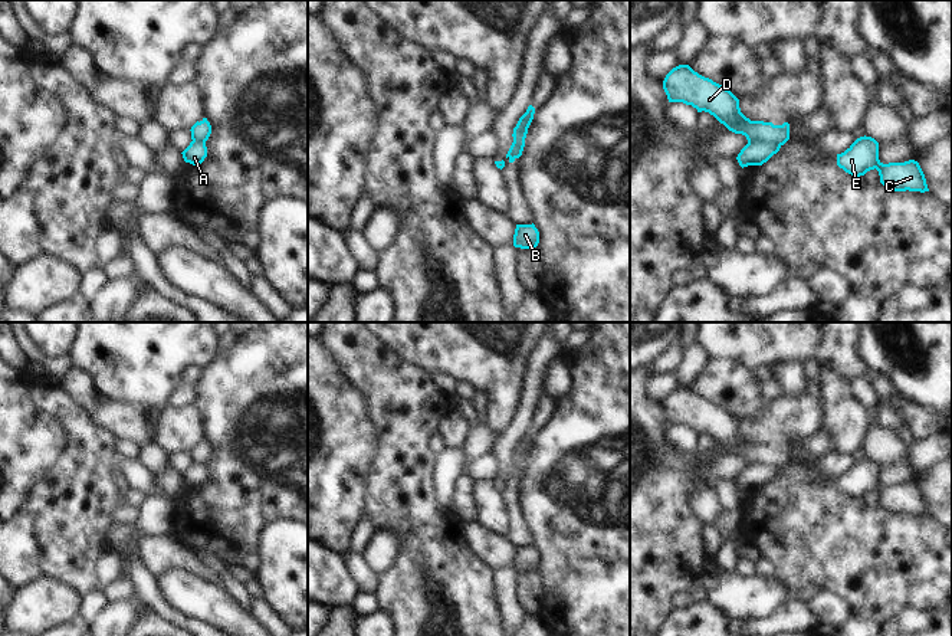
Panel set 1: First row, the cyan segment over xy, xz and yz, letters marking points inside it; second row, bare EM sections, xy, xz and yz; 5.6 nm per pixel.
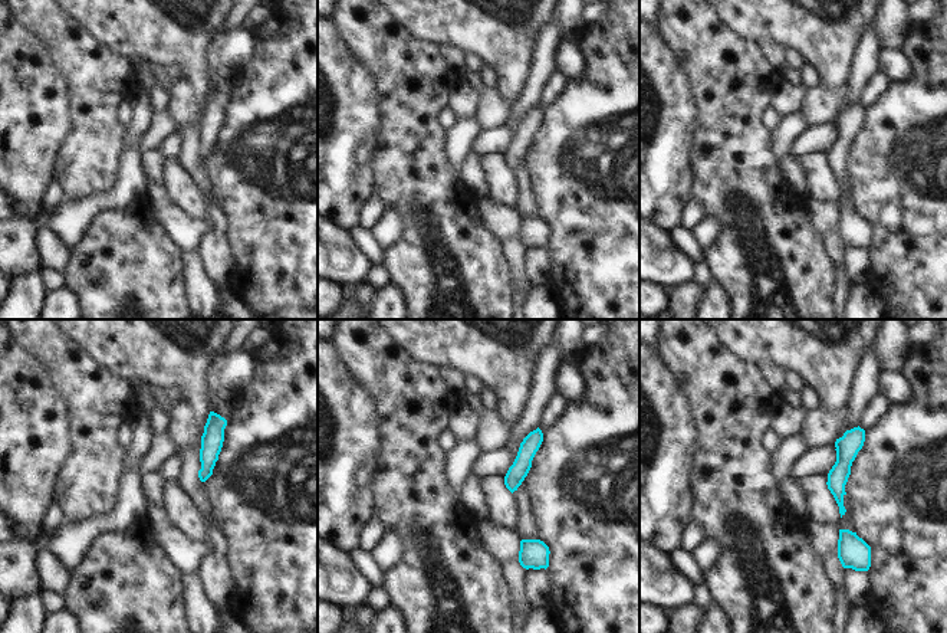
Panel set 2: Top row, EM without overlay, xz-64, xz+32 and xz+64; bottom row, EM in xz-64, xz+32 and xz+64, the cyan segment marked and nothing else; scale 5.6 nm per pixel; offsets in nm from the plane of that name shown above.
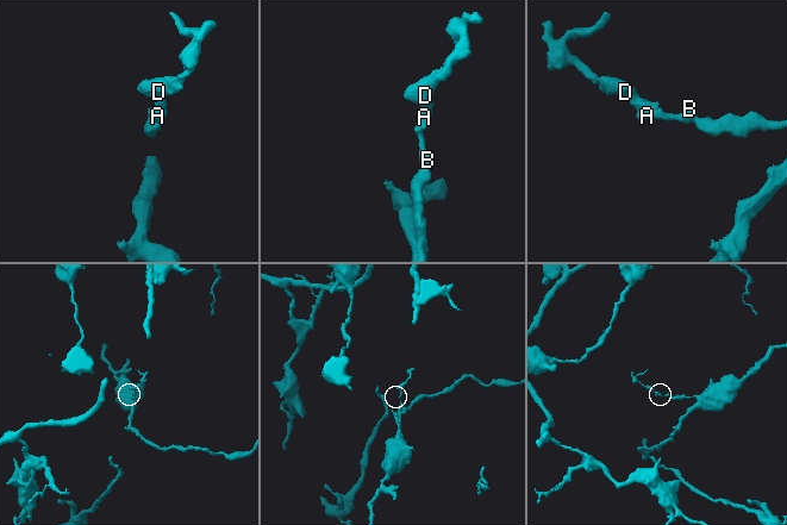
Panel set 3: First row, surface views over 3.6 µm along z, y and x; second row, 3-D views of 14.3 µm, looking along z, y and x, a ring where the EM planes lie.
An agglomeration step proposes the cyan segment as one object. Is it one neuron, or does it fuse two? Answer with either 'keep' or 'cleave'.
cleave

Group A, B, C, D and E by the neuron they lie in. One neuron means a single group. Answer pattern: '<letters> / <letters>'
A B C E / D

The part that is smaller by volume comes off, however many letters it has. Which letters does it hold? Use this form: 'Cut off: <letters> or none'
Cut off: D.

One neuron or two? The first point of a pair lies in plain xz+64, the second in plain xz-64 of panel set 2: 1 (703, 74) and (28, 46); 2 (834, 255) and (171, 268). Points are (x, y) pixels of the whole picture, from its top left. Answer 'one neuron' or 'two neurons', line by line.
1: two neurons
2: two neurons

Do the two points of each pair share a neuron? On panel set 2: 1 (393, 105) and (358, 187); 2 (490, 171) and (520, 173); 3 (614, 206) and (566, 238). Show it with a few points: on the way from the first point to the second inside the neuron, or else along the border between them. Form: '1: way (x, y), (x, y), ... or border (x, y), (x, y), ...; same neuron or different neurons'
1: border (380, 111), (377, 147), (372, 151); different neurons
2: border (512, 171), (516, 180), (516, 206); different neurons
3: way (602, 217), (582, 238), (578, 238); same neuron

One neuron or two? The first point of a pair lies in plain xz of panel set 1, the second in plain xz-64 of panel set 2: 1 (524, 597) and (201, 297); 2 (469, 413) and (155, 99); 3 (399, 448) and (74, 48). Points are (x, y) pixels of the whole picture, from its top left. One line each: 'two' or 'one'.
1: two
2: one
3: one

